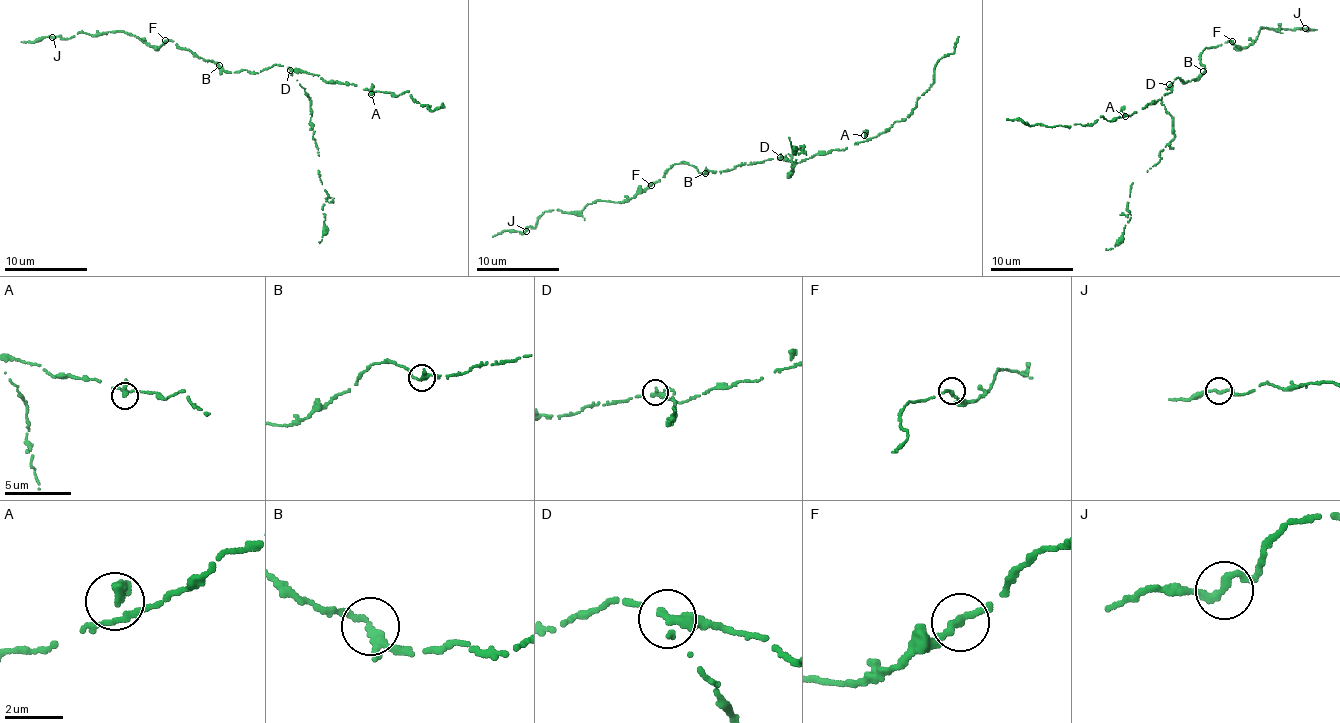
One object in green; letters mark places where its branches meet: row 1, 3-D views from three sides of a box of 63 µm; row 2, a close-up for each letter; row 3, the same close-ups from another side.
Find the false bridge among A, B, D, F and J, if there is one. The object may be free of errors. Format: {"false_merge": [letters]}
{"false_merge": ["D"]}

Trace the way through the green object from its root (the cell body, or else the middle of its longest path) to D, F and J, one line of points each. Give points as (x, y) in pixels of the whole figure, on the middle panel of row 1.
D: (736, 167), (781, 157)
F: (736, 167), (704, 173), (691, 165), (680, 163), (651, 185)
J: (736, 167), (704, 173), (690, 164), (675, 164), (631, 198), (594, 200), (581, 211), (545, 210), (526, 231)

